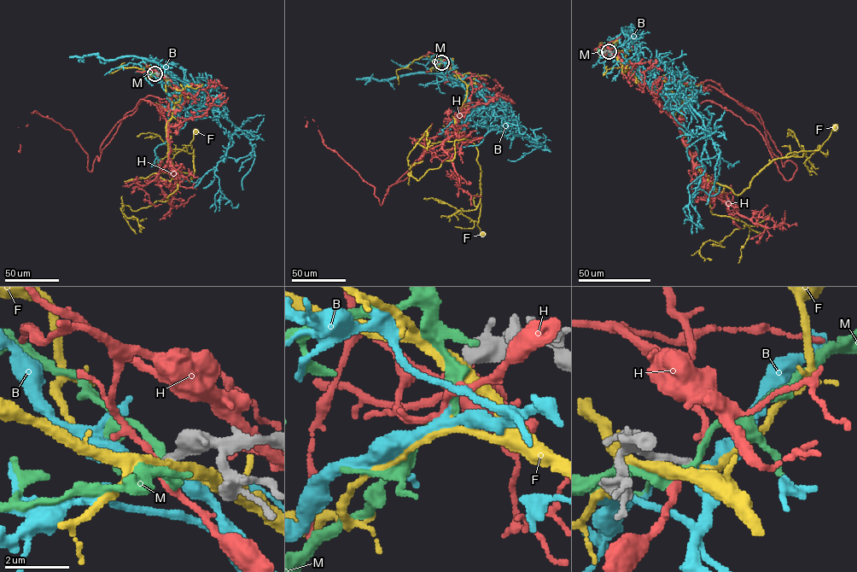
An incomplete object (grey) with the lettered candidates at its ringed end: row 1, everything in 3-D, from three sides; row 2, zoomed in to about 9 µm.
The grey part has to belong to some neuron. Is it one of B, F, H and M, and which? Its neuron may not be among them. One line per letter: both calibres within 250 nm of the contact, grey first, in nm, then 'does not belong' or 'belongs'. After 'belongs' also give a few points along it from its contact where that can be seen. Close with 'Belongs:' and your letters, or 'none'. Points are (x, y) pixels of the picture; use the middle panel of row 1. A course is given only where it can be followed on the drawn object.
B: 240/240 nm | belongs | via (441, 62), (430, 72), (473, 84), (522, 134), (504, 136), (503, 123), (525, 131)
F: 420/420 nm | does not belong
H: 240/200 nm | does not belong
M: 260/280 nm | does not belong
Belongs: B

